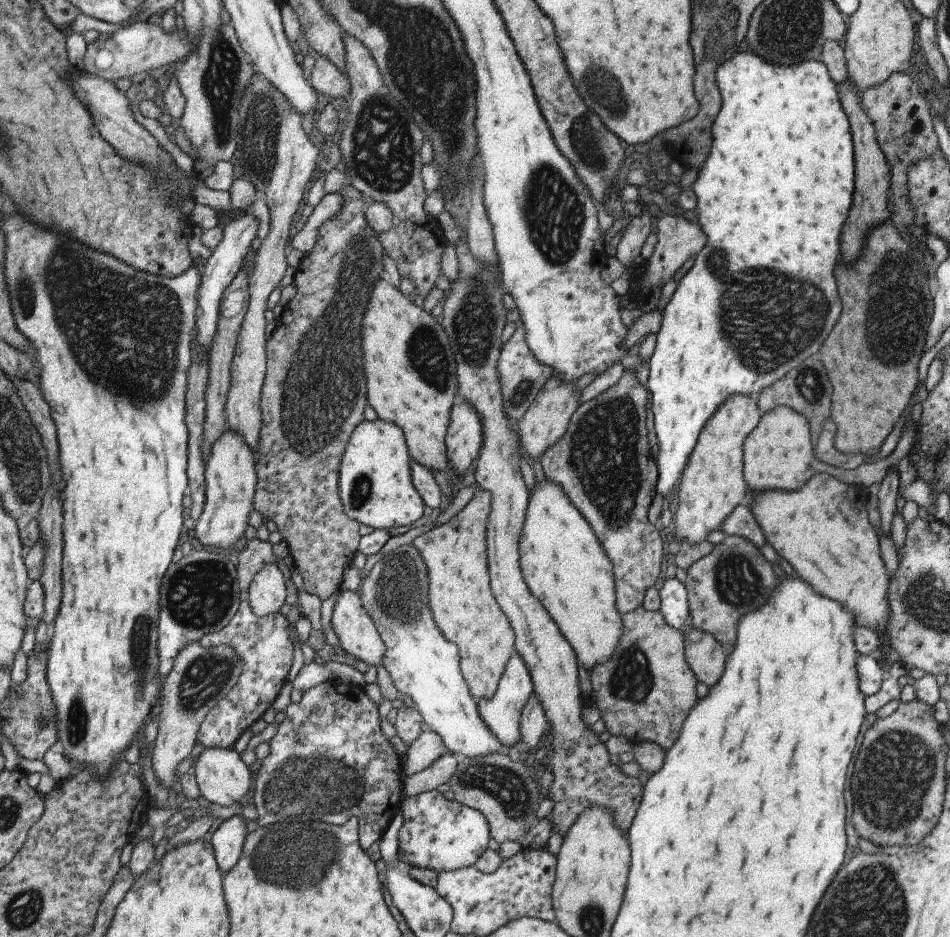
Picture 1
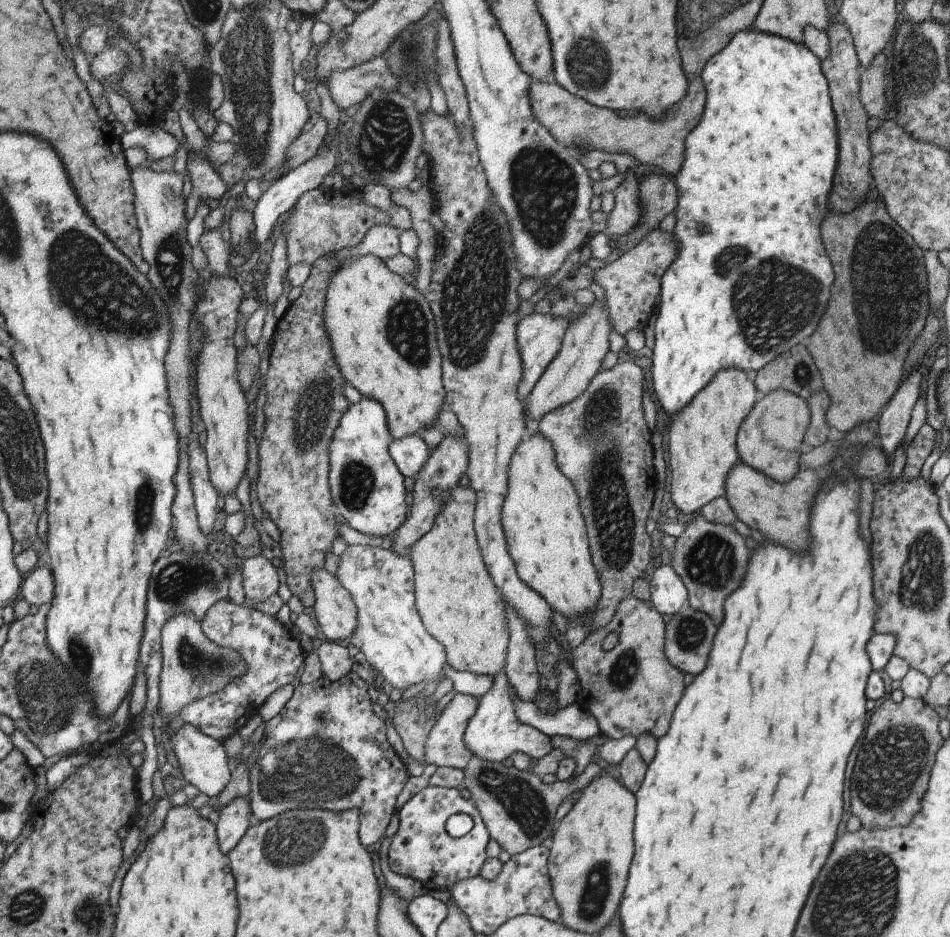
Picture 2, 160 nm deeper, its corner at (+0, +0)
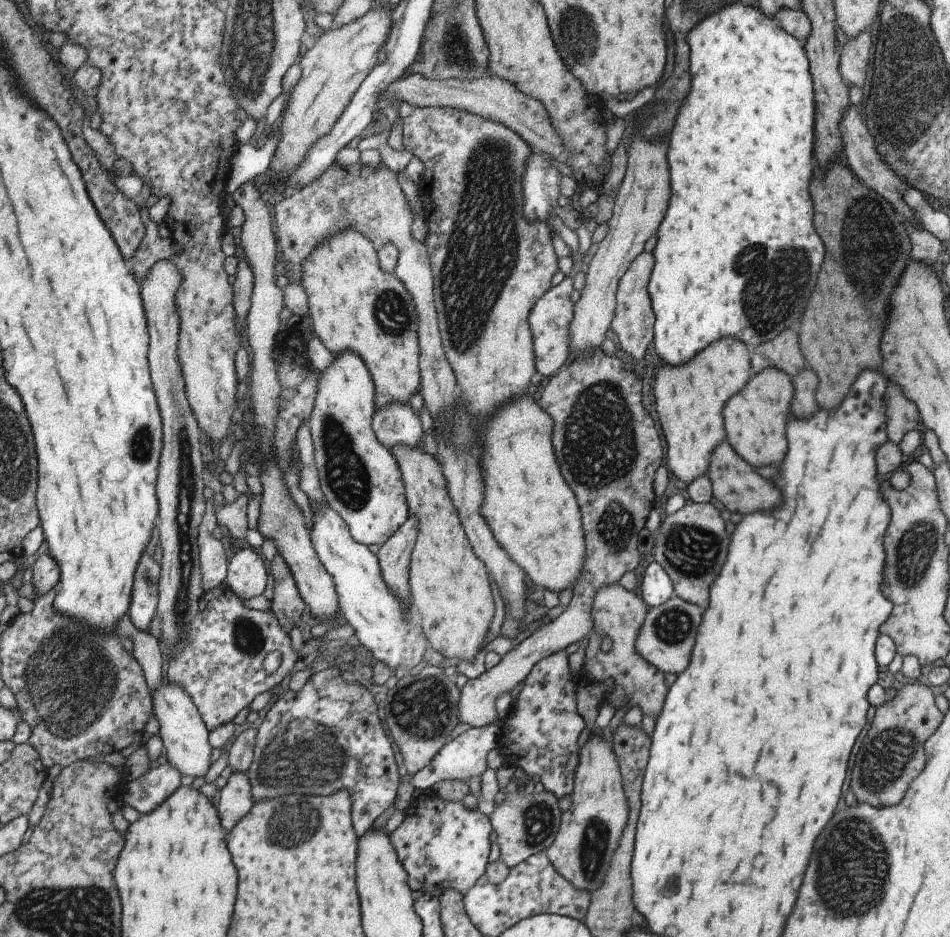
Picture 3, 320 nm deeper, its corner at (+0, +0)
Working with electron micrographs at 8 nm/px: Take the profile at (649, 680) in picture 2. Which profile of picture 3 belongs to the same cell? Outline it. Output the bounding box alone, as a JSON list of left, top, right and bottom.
[583,583,665,720]

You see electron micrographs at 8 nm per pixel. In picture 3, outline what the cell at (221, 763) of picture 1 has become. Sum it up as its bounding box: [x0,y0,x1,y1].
[152,682,209,775]

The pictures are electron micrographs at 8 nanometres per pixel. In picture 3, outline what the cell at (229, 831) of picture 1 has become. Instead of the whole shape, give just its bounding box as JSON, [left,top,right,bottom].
[217,771,252,832]

